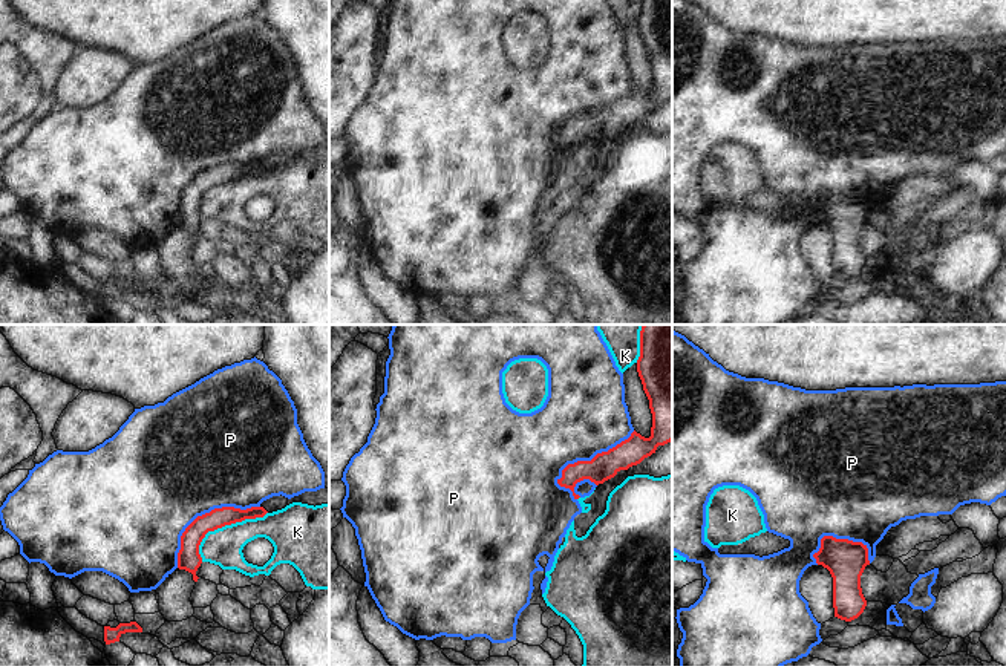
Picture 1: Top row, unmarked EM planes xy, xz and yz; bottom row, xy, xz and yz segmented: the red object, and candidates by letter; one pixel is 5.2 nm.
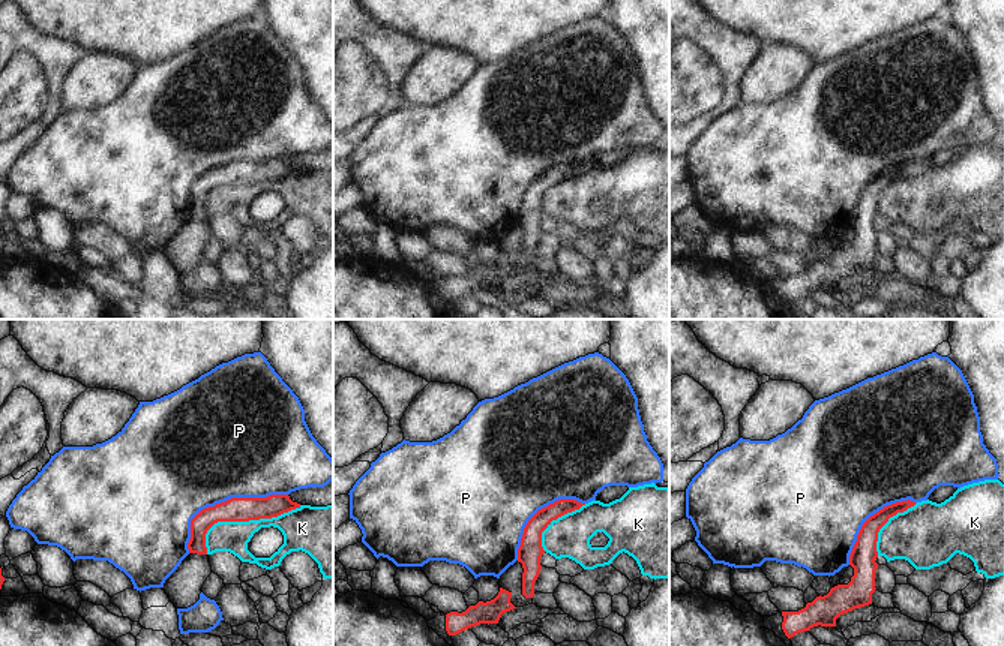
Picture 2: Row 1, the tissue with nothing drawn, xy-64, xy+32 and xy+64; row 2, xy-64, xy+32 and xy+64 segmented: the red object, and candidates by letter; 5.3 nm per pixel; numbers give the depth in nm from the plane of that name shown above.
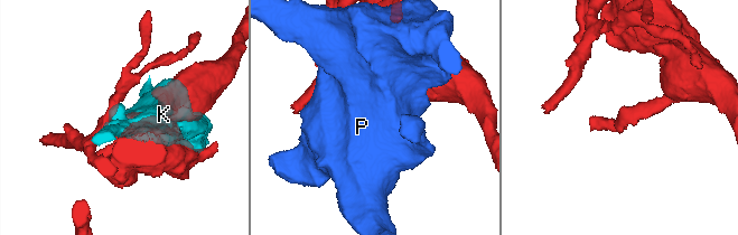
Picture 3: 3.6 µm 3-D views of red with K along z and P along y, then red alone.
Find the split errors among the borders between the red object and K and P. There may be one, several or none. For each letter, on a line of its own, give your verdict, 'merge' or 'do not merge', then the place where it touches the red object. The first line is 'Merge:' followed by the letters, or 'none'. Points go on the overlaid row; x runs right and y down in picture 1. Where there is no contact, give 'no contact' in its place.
Merge: none
K: do not merge; contact xy (222, 525)
P: do not merge; contact xz (593, 458)

